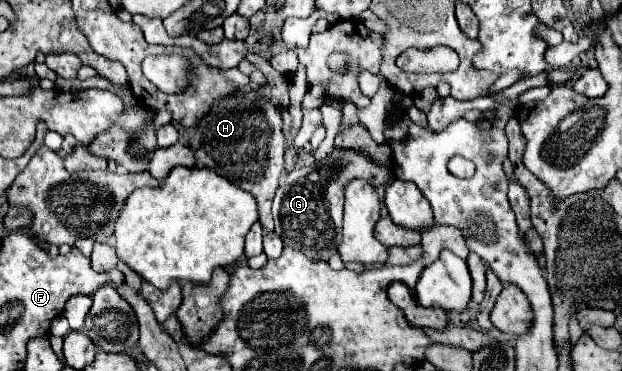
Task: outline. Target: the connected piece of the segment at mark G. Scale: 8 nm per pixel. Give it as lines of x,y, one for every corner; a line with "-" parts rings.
332,149
324,159
292,169
280,179
278,193
272,203
272,215
276,223
276,233
282,237
284,245
310,255
310,259
328,261
336,253
342,241
342,209
344,209
344,189
352,179
364,179
366,183
380,187
390,179
390,167
372,161
368,155
356,149

